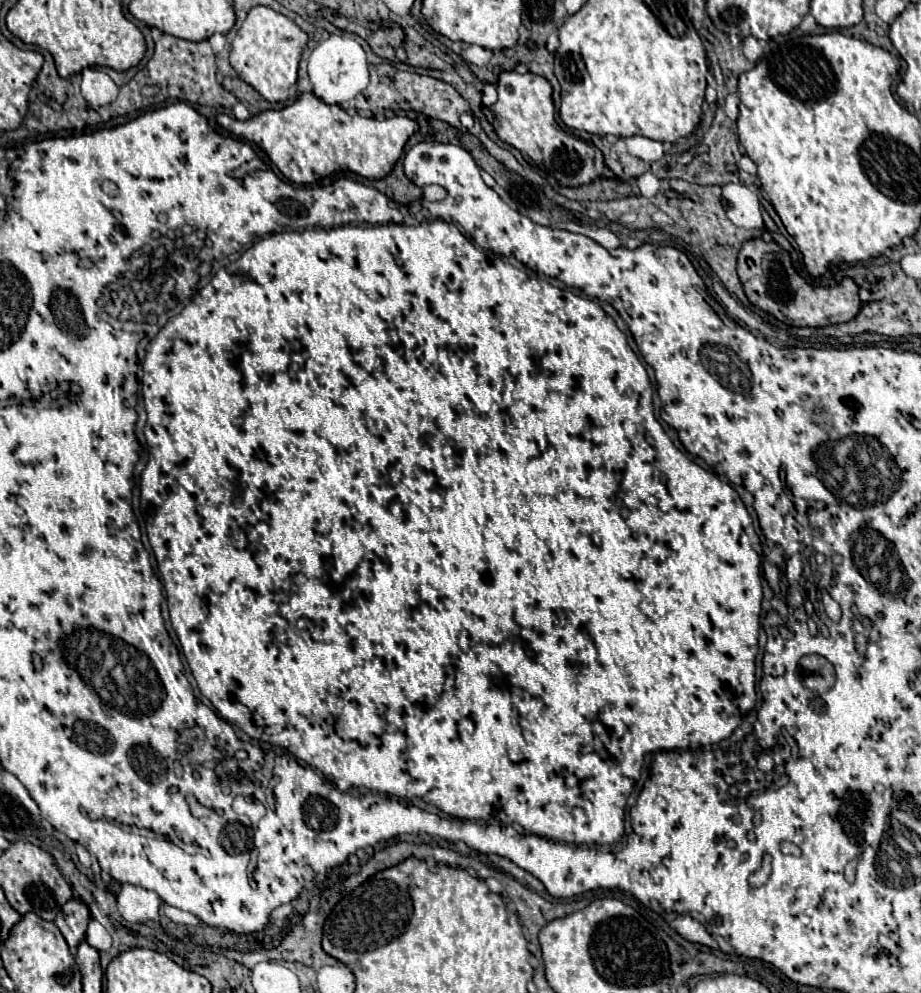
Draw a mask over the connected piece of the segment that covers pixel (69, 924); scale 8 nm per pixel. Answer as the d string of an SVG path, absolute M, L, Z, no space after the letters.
M71 898L67 904L63 904L55 918L55 924L61 930L61 934L65 936L69 950L73 954L77 950L77 944L85 938L89 920L91 920L89 908L81 900L75 900L75 898Z

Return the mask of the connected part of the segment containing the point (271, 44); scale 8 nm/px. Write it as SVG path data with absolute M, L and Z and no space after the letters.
M255 6L231 42L229 64L267 102L283 102L289 98L289 88L297 82L297 64L305 46L307 34L293 20L267 6Z

